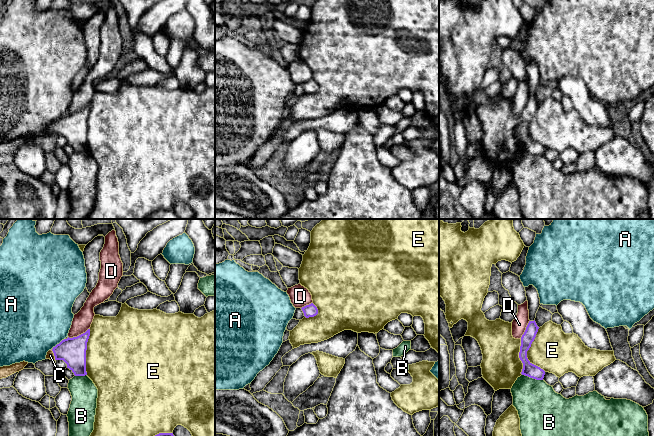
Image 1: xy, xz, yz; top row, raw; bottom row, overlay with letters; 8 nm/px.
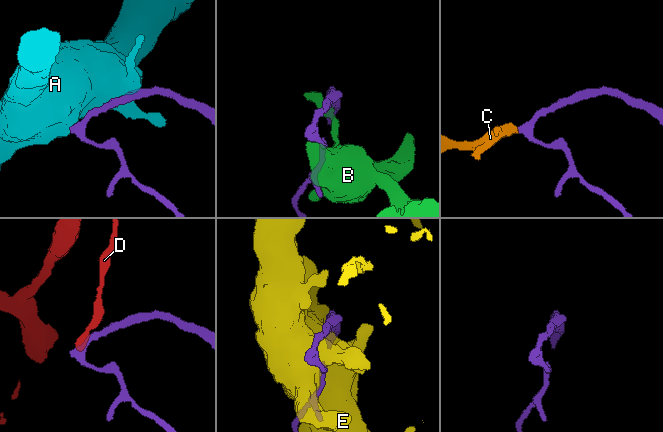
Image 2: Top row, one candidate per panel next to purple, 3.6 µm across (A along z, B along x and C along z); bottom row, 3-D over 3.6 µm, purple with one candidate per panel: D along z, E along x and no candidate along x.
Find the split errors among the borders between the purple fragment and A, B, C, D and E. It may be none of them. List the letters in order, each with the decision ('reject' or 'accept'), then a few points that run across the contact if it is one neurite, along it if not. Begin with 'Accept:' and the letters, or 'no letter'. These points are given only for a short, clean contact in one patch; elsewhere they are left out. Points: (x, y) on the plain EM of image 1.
Accept: C
A: reject
B: reject
C: accept; line xy (72, 127), (61, 127), (54, 130), (50, 131)
D: reject; line xy (89, 104), (76, 112), (68, 113)
E: reject

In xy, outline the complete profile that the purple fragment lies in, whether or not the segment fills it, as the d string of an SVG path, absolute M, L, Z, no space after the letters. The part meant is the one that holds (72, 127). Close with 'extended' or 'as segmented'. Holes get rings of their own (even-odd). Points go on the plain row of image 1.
M90 105L77 113L62 116L47 128L46 135L63 136L75 152L87 151L86 126L89 112Z; extended

